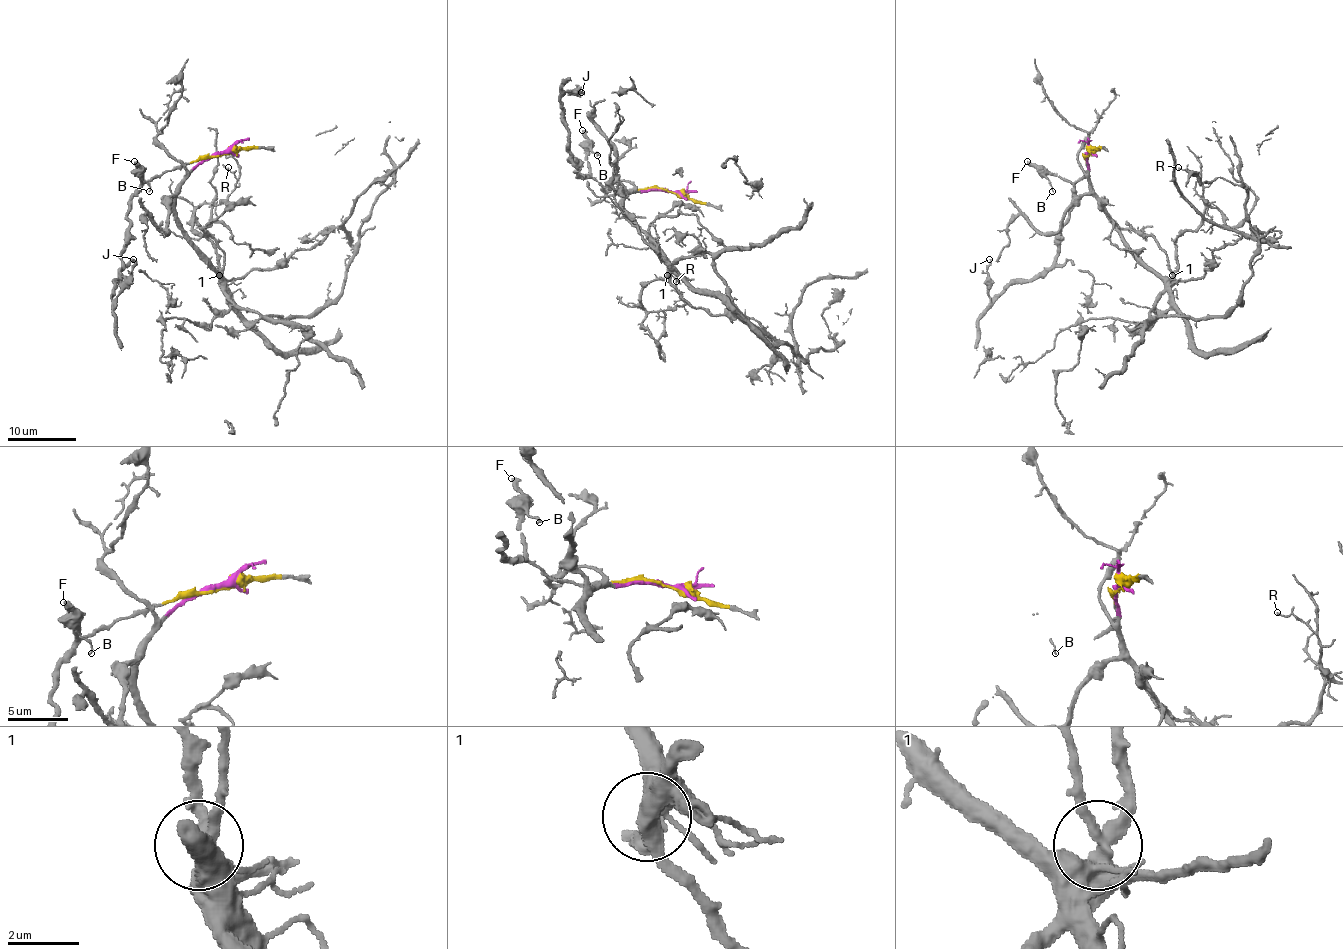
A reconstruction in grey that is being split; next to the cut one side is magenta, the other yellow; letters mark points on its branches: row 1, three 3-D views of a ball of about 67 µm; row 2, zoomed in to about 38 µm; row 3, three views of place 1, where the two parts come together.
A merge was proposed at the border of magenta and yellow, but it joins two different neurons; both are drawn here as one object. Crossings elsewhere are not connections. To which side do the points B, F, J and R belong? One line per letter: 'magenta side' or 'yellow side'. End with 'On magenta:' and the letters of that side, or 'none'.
B: yellow side
F: yellow side
J: yellow side
R: magenta side
On magenta: R

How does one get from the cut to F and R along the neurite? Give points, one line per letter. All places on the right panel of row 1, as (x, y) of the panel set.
F: (1088, 153), (1085, 157), (1085, 174), (1073, 182), (1040, 172), (1027, 162)
R: (1088, 153), (1090, 186), (1119, 237), (1169, 278), (1176, 239), (1200, 225), (1208, 205), (1198, 179), (1178, 167)

